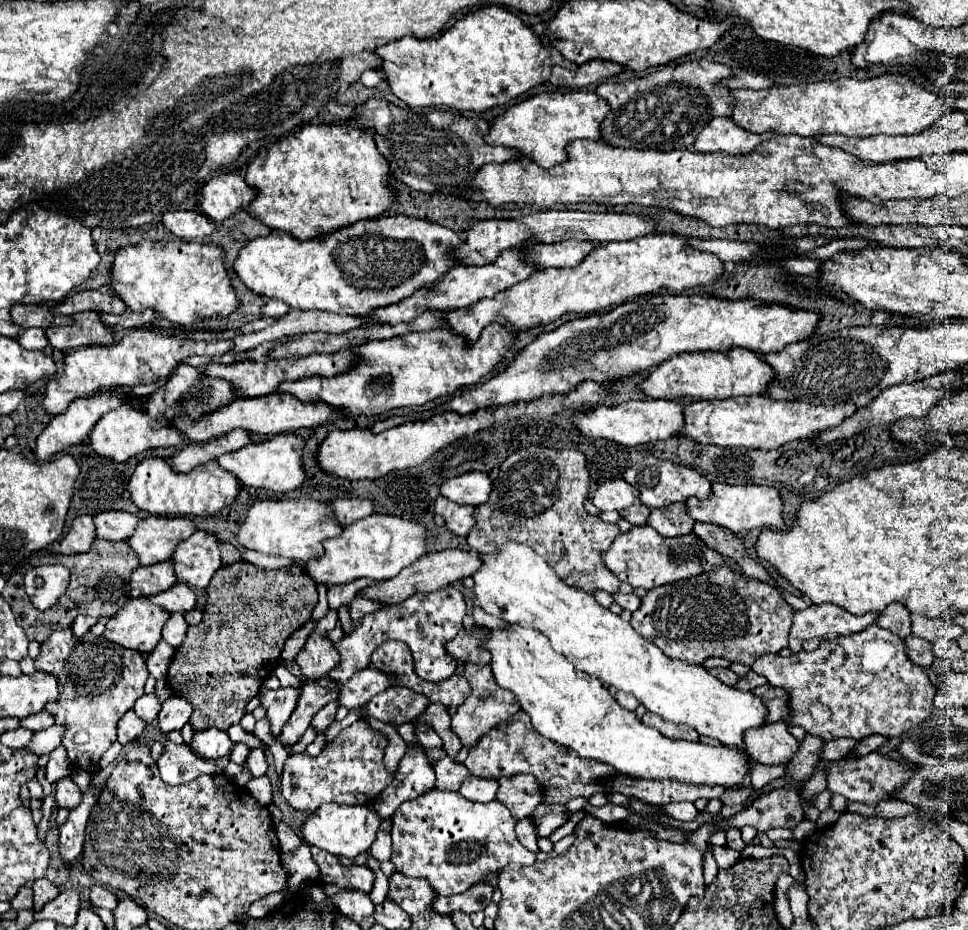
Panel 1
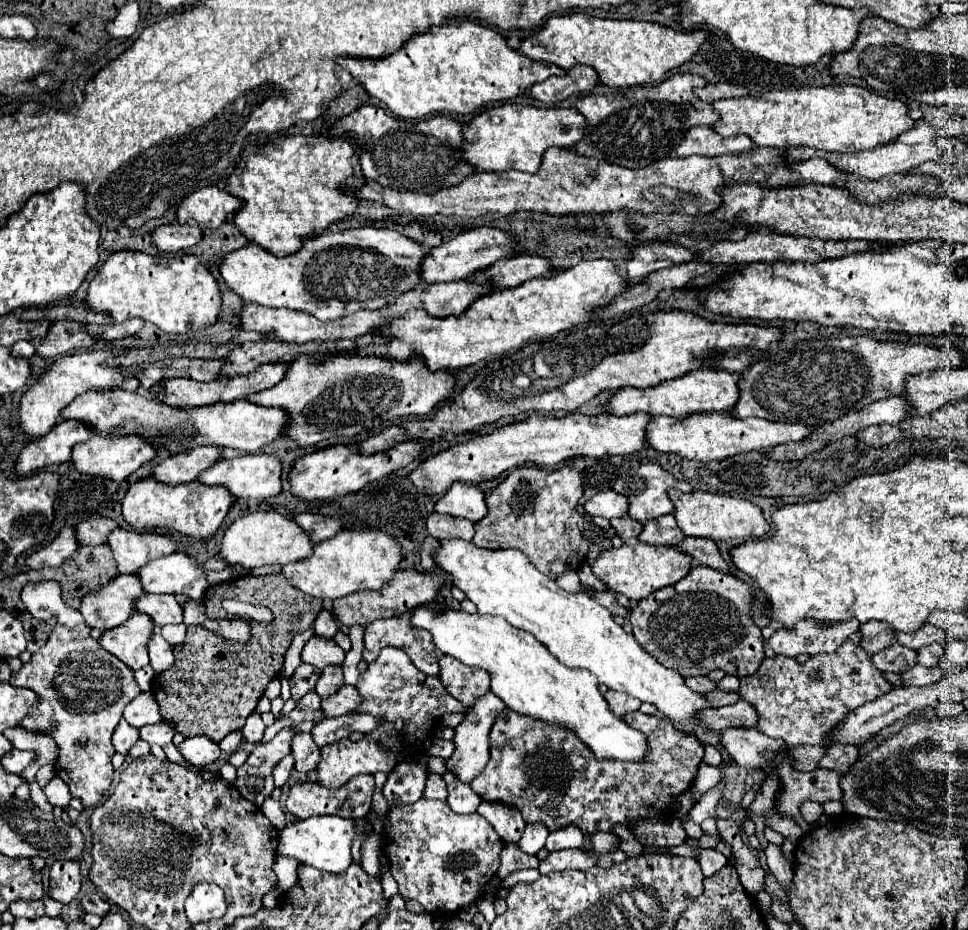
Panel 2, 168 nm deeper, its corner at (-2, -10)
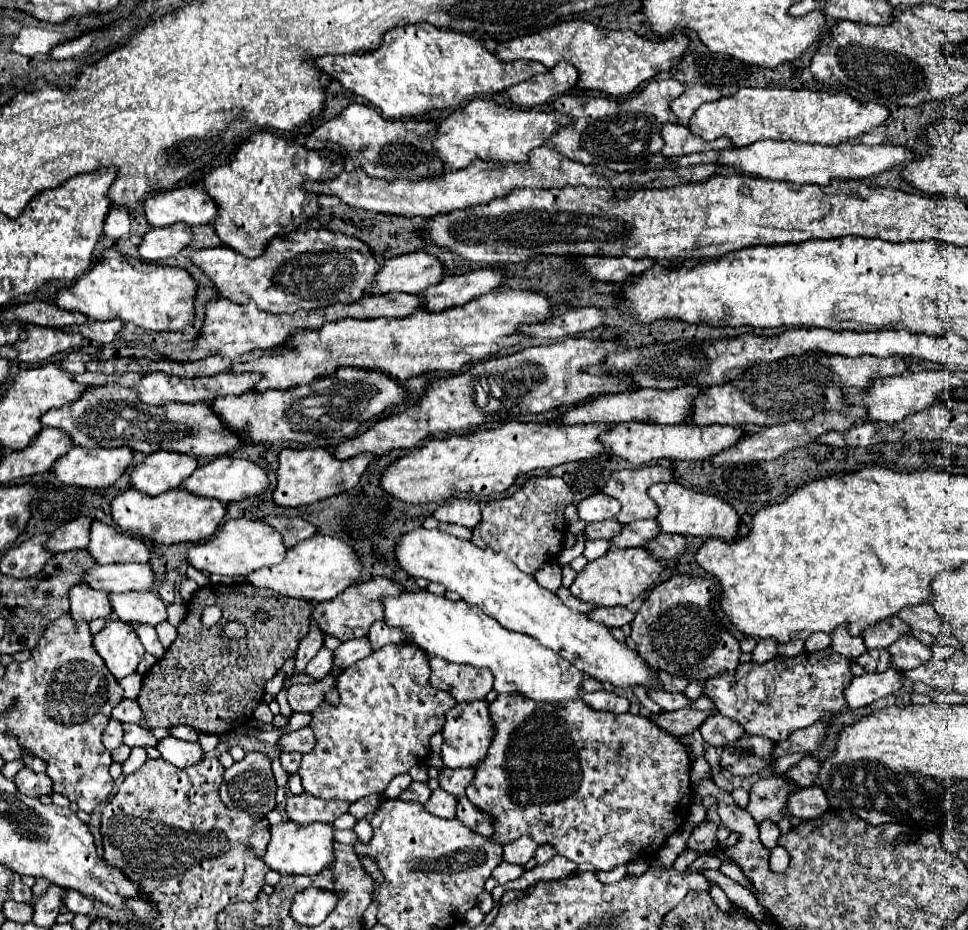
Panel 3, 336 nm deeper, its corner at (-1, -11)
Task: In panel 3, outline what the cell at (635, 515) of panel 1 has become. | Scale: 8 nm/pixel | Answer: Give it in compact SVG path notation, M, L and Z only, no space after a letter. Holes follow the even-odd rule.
M615 519L589 523L585 527L585 539L607 539L609 541L609 537L613 537L613 533L617 533L617 529L621 529L621 523Z

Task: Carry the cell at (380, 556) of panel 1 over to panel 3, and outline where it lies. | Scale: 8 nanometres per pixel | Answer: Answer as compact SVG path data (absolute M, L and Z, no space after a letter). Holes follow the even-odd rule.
M313 535L295 547L287 549L285 559L279 565L263 567L245 577L247 583L271 589L275 593L305 599L305 601L327 601L343 593L361 577L361 563L357 553L341 539L327 535Z

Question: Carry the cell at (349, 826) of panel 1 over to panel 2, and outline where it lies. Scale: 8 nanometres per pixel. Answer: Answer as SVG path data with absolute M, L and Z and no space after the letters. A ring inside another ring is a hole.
M312 816L288 824L278 834L278 854L300 860L324 872L344 872L352 864L352 840L356 838L356 822L340 816Z

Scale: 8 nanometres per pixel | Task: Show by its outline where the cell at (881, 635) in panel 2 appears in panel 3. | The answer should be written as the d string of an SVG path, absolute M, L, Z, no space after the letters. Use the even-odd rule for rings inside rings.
M845 625L831 631L831 649L847 659L857 659L861 653L867 651L861 637L851 637Z

